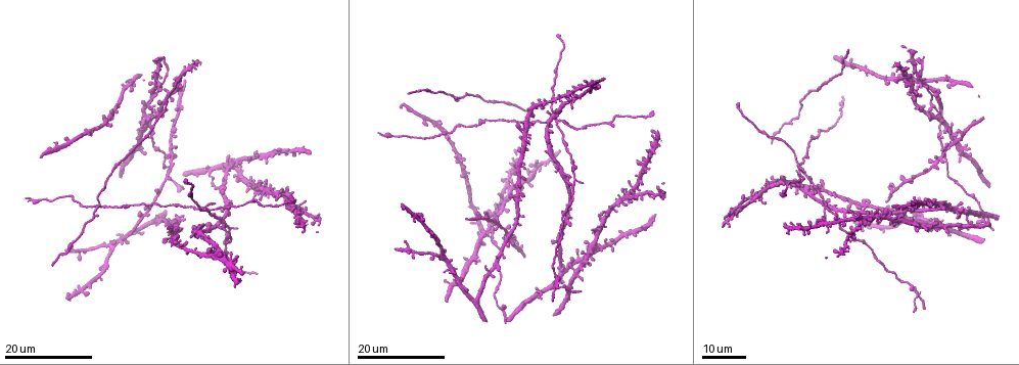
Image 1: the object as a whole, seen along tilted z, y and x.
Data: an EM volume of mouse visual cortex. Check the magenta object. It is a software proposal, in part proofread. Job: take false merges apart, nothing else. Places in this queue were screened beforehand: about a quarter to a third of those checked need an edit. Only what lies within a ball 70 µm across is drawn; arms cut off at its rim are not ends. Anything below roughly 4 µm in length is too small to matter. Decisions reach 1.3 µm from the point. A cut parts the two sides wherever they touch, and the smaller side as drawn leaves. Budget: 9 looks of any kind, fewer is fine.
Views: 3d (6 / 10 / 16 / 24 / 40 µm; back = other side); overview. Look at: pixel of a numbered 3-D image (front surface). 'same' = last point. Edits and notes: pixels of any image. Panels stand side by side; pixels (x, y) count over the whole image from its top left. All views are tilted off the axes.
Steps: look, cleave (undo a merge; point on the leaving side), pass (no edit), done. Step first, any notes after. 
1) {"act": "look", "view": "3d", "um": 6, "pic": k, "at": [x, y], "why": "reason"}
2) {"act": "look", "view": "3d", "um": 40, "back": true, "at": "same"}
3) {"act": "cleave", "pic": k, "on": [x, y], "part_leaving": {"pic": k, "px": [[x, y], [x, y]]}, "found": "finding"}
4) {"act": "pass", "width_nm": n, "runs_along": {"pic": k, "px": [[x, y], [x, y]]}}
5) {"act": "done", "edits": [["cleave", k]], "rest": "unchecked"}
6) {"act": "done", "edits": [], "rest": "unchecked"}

{"act": "look", "view": "3d", "um": 24, "pic": 1, "at": [923, 83], "why": "four arms meet"}

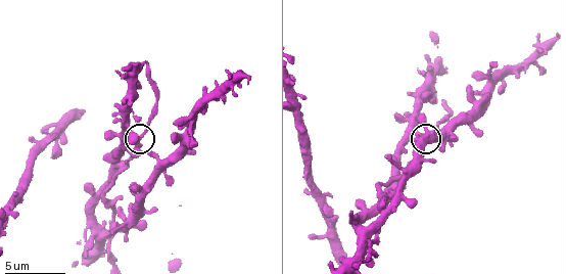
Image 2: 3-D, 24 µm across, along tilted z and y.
{"act": "look", "view": "3d", "um": 10, "at": "same"}

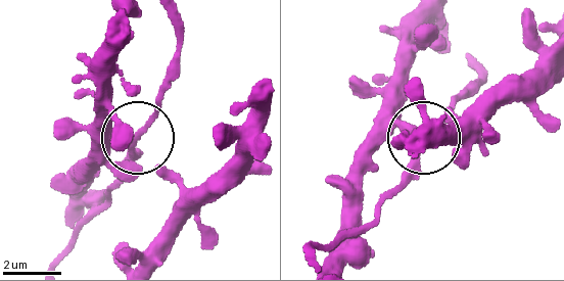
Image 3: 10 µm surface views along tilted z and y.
{"act": "pass", "width_nm": 250, "found": "one cell here"}

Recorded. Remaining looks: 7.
{"act": "look", "view": "3d", "um": 16, "pic": 2, "at": [398, 176], "why": "small branch off a trunk"}

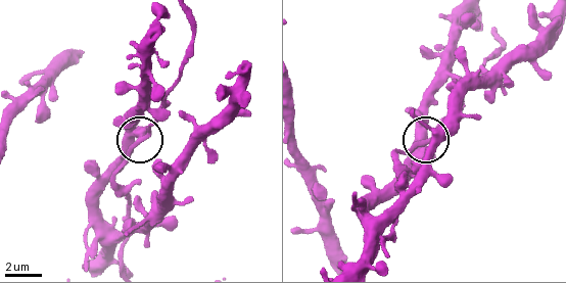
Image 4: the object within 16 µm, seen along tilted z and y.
{"act": "pass", "arms": 3, "found": "all the same cell"}

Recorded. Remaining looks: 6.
{"act": "look", "view": "3d", "um": 16, "pic": 1, "at": [233, 175], "why": "thin neck"}

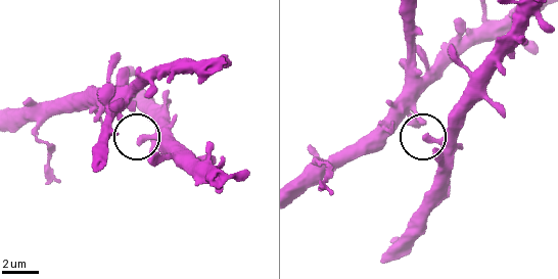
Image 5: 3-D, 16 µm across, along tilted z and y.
{"act": "look", "view": "3d", "um": 6, "pic": 5, "at": [142, 140]}

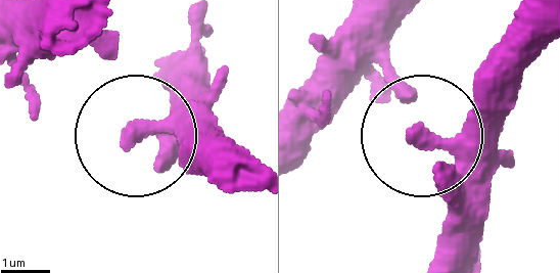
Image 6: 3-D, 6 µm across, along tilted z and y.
{"act": "look", "view": "3d", "um": 6, "back": true, "pic": 6, "at": [424, 136], "why": "from behind"}

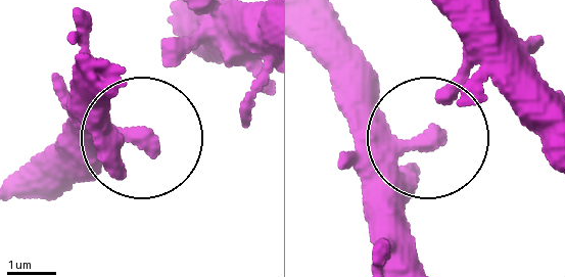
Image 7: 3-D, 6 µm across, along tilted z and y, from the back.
{"act": "pass", "found": "all the same cell"}

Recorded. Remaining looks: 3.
{"act": "look", "view": "3d", "um": 16, "pic": 1, "at": [557, 119], "why": "looks like a crossing"}

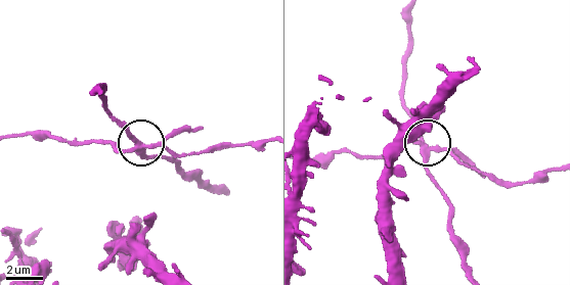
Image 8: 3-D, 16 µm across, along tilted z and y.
{"act": "look", "view": "3d", "um": 6, "pic": 8, "at": [429, 147], "why": "zoom in"}

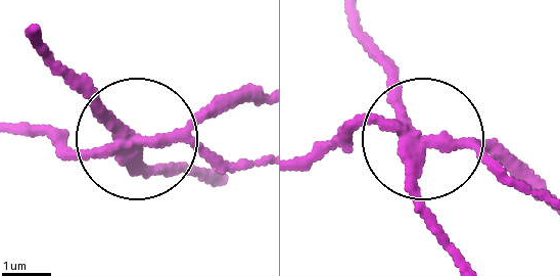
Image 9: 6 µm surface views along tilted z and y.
{"act": "cleave", "pic": 9, "on": [55, 130], "arms": 5, "part_leaving": {"pic": 9, "px": [[124, 151], [66, 152], [11, 128]]}, "found": "a second cell is stuck on"}

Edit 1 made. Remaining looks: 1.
{"act": "done", "edits": [["cleave", 9]], "rest": "unchecked"}

